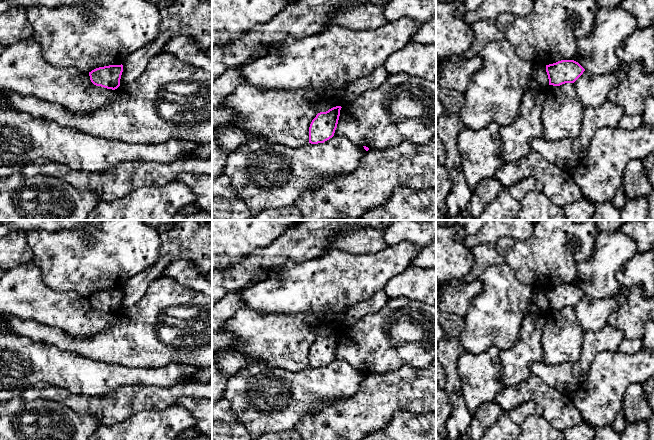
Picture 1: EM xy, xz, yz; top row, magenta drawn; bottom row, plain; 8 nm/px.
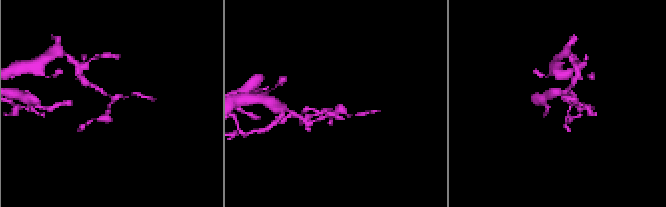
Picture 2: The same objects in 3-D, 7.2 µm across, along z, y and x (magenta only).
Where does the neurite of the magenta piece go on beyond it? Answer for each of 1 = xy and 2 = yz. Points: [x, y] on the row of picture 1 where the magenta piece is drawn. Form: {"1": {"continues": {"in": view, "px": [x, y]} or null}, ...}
{"1": {"continues": null}, "2": {"continues": null}}

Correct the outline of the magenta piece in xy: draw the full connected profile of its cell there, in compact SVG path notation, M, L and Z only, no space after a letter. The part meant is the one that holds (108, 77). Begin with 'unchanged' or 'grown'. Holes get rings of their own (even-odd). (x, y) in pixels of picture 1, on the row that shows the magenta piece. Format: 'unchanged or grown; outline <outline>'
unchanged; outline M123 65L99 67L89 72L91 82L96 86L115 90L120 86Z

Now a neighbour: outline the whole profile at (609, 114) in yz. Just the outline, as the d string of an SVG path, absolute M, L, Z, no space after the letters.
M609 99L600 107L584 108L582 131L579 137L573 140L577 158L583 159L586 157L591 140L597 130L603 127L619 127L623 115L623 108Z

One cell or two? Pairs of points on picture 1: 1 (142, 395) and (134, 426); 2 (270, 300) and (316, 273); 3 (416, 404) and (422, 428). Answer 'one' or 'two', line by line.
1: two
2: one
3: two

